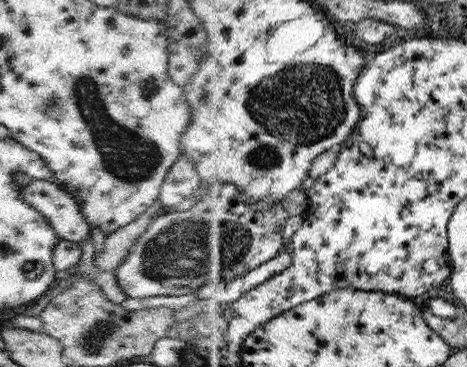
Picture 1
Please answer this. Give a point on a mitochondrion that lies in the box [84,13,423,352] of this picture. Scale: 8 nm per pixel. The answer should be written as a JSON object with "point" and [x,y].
{"point":[301,106]}

